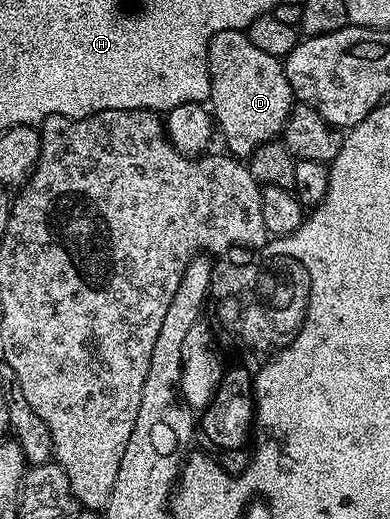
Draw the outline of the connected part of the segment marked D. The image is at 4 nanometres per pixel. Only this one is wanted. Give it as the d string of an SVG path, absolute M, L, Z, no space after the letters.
M244 30L219 32L209 42L209 75L211 92L208 105L215 119L216 129L225 137L224 149L238 160L247 160L260 146L274 141L284 131L285 121L295 105L293 89L285 75L282 59L267 56L260 48L251 44L248 33Z

